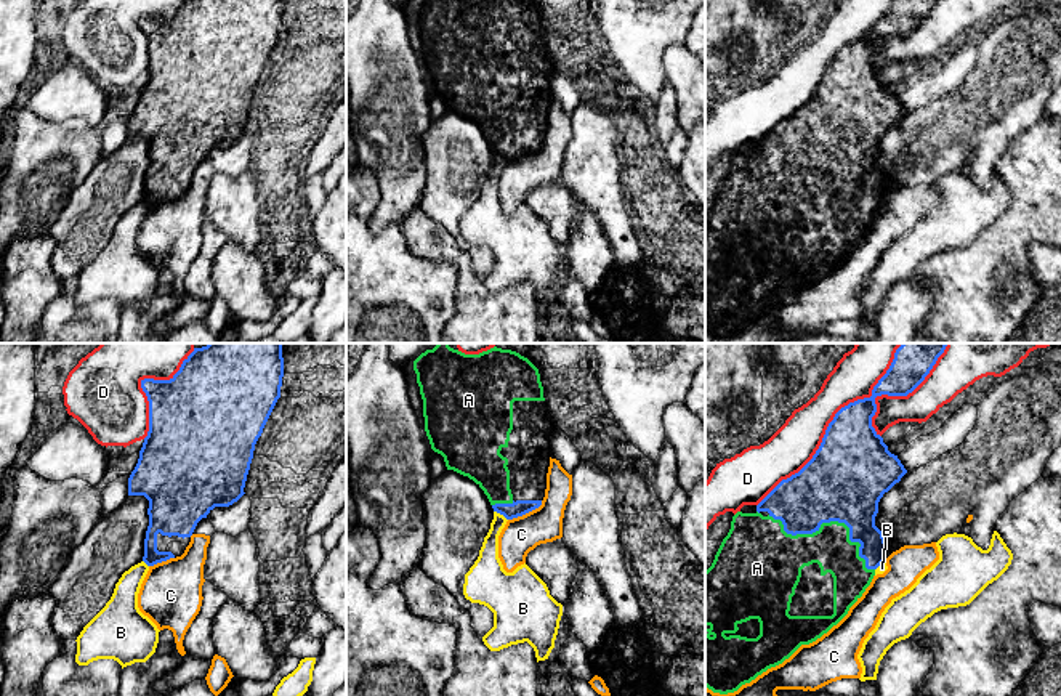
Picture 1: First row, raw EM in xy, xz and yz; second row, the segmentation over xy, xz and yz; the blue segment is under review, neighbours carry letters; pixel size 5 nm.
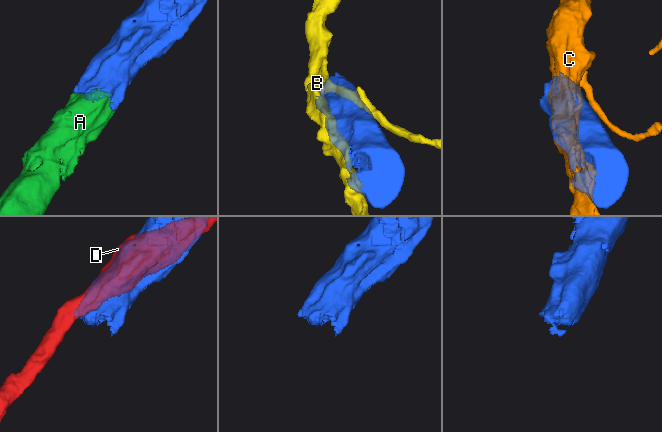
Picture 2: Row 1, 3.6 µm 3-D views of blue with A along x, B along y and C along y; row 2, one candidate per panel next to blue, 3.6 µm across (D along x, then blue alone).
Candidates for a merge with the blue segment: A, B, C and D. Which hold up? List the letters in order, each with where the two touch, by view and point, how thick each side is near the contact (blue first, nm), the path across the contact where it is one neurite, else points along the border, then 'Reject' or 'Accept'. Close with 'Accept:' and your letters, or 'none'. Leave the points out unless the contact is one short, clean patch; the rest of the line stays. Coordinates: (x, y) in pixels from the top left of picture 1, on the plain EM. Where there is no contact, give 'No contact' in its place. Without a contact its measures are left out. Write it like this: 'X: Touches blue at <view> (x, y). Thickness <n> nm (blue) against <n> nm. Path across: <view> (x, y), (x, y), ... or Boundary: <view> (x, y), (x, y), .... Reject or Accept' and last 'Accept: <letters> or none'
A: Touches blue at yz (832, 161). Thickness 400 nm (blue) against 200 nm. Accept
B: Touches blue at xz (500, 154). Thickness 80 nm (blue) against 120 nm. Boundary: xz (494, 151), (507, 161). Reject
C: Touches blue at xz (526, 153). Thickness 80 nm (blue) against 180 nm. Reject
D: Touches blue at yz (827, 69). Thickness 400 nm (blue) against 220 nm. Reject
Accept: A

